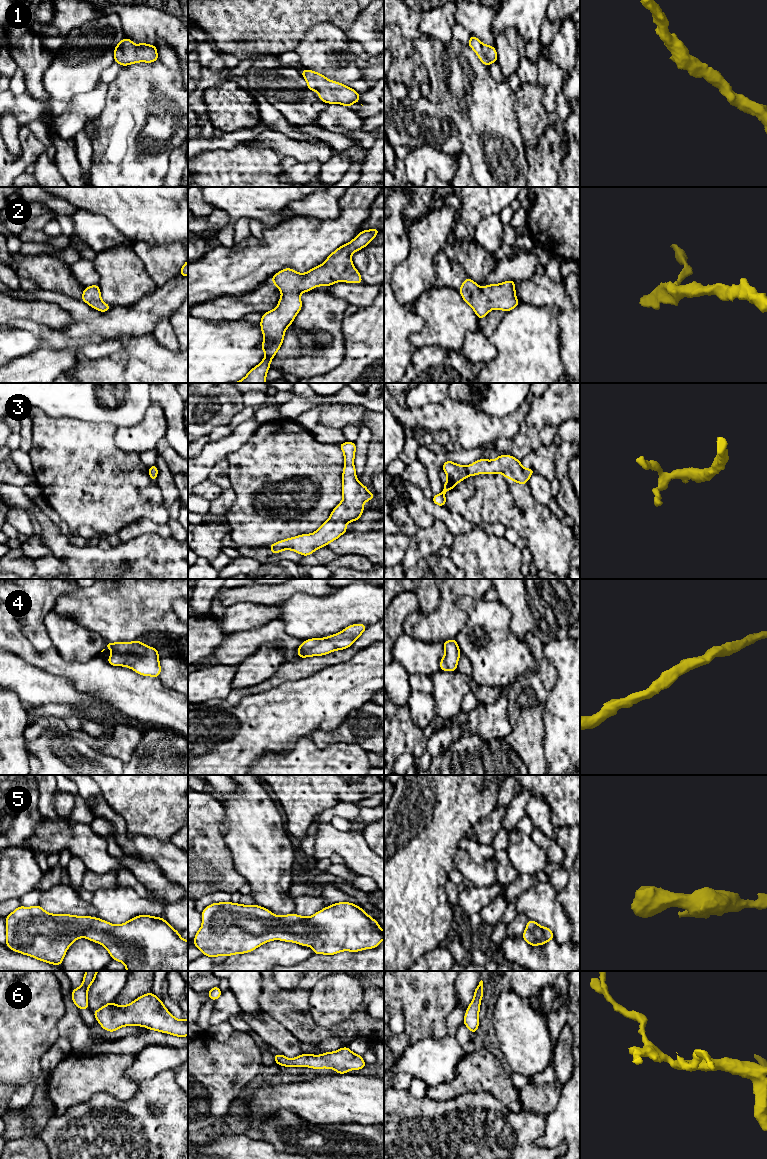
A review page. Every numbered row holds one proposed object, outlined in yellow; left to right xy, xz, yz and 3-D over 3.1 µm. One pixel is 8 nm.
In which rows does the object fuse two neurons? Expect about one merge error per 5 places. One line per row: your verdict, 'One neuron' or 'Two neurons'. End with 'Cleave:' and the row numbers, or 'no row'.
1: One neuron
2: One neuron
3: One neuron
4: One neuron
5: One neuron
6: One neuron
Cleave: no row

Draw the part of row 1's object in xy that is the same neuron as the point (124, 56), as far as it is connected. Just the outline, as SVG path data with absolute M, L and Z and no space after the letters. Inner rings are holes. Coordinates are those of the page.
M128 38L119 41L113 53L115 62L122 66L141 61L152 63L159 60L155 45L148 45L147 43L134 45L133 41Z

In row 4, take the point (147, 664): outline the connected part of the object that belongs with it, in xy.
M136 640L133 642L116 642L116 643L108 643L106 642L105 648L101 651L103 652L105 649L111 648L112 654L109 656L107 662L112 666L124 666L131 668L135 672L140 675L144 676L152 676L152 677L159 677L161 673L161 666L159 664L159 653L153 647L146 646L144 643L141 643L140 640Z

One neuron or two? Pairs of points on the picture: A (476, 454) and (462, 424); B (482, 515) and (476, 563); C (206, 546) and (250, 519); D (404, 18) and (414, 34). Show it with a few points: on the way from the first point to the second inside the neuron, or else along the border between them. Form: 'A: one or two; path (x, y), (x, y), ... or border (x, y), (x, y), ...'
A: two; border (482, 446), (461, 449), (451, 454)
B: two; border (478, 526), (486, 528)
C: two; border (227, 523), (230, 533)
D: one; path (407, 22), (410, 30)

